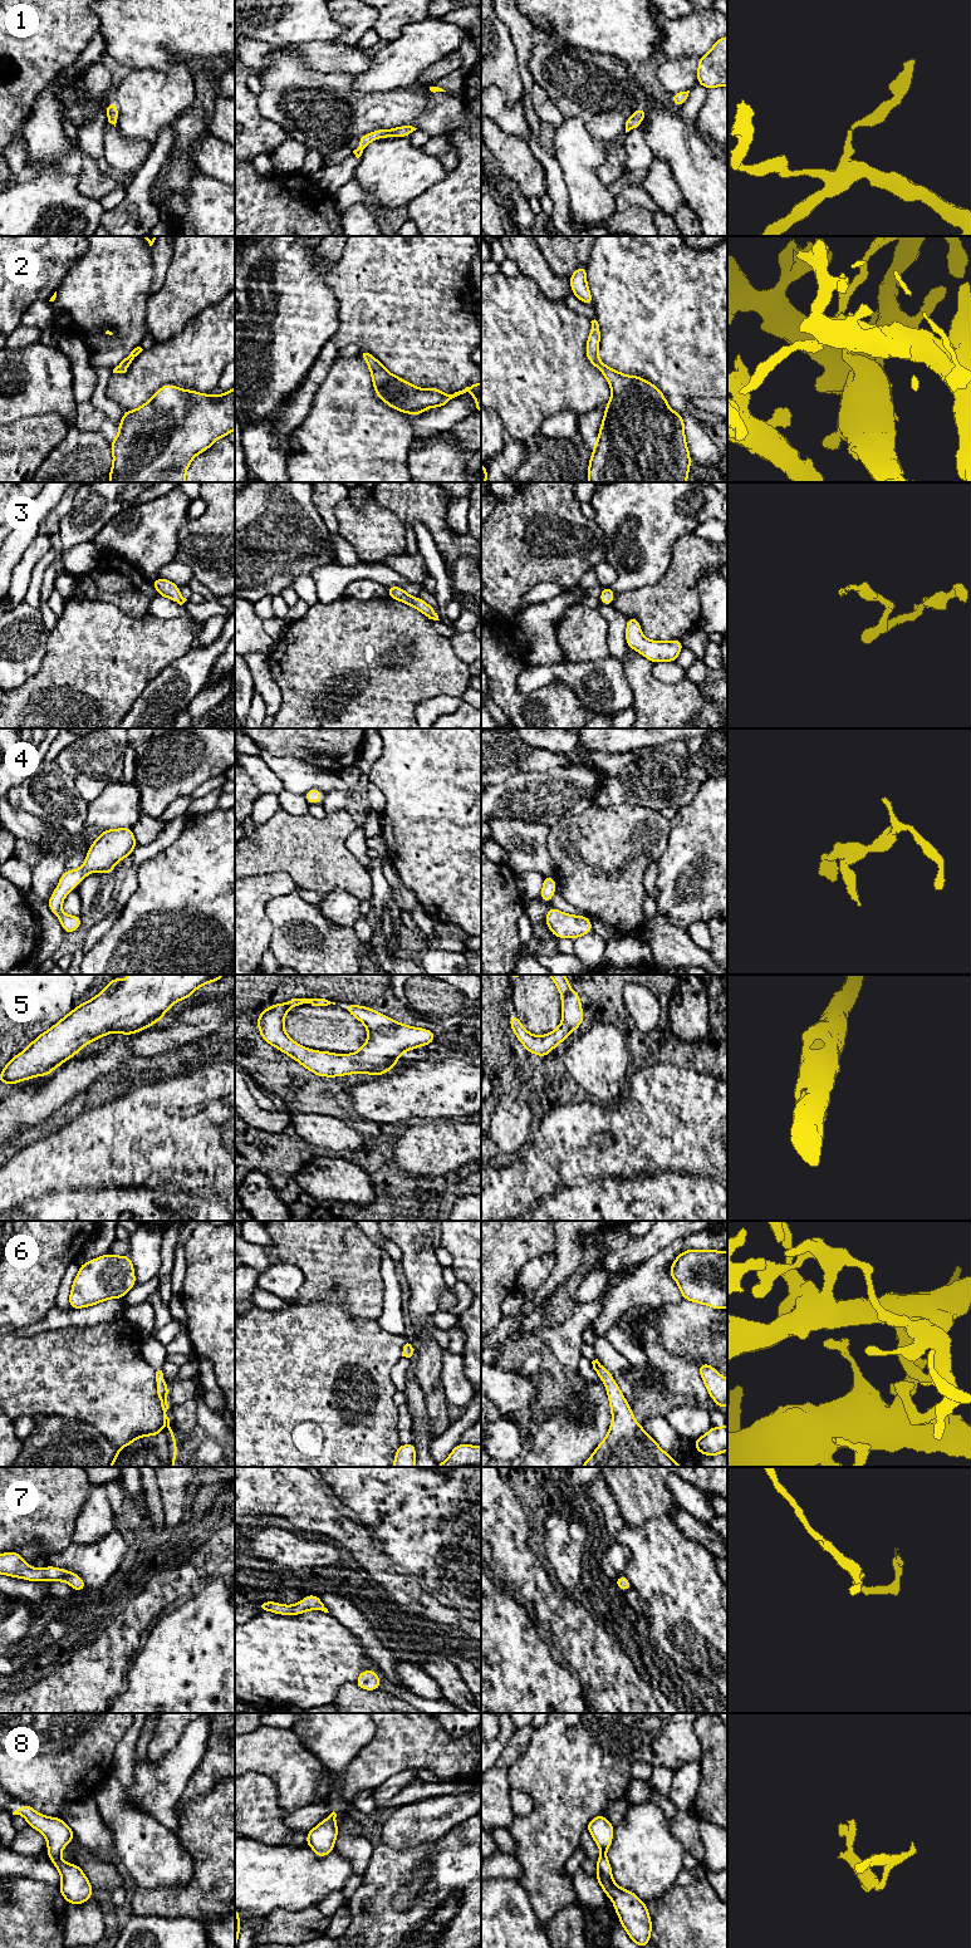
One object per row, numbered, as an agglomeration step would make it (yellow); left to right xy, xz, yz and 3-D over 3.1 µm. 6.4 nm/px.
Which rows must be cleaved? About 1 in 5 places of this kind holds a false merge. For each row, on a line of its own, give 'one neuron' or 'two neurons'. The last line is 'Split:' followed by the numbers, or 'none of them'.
1: one neuron
2: one neuron
3: one neuron
4: one neuron
5: one neuron
6: one neuron
7: one neuron
8: one neuron
Split: none of them

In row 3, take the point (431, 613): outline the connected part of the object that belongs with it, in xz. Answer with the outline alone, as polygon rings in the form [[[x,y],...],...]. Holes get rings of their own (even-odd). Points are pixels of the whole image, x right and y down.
[[[389,585],[388,589],[388,598],[397,599],[415,609],[420,610],[425,614],[428,619],[440,620],[436,610],[427,604],[422,598],[411,597],[404,589],[399,587]]]

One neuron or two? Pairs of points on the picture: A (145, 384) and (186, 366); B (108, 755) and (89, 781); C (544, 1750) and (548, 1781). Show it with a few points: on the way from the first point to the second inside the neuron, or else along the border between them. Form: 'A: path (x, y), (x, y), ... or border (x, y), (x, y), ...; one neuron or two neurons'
A: path (155, 374), (163, 366), (176, 366); one neuron
B: path (102, 761), (92, 771), (92, 775); one neuron
C: path (548, 1757), (548, 1774); one neuron

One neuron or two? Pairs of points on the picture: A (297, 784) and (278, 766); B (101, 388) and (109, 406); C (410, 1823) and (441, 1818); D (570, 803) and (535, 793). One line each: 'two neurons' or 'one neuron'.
A: one neuron
B: one neuron
C: one neuron
D: one neuron

